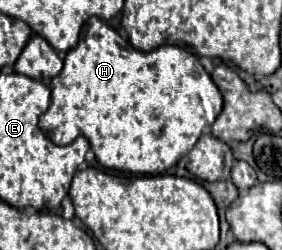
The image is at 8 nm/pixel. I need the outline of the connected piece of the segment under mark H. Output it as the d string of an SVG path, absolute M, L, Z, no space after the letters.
M96 16L86 22L78 46L66 54L64 68L52 78L50 90L50 108L38 122L46 138L58 146L66 146L78 136L84 136L104 168L132 174L160 174L172 168L194 148L202 130L222 110L222 94L194 54L170 44L152 52L138 52Z

